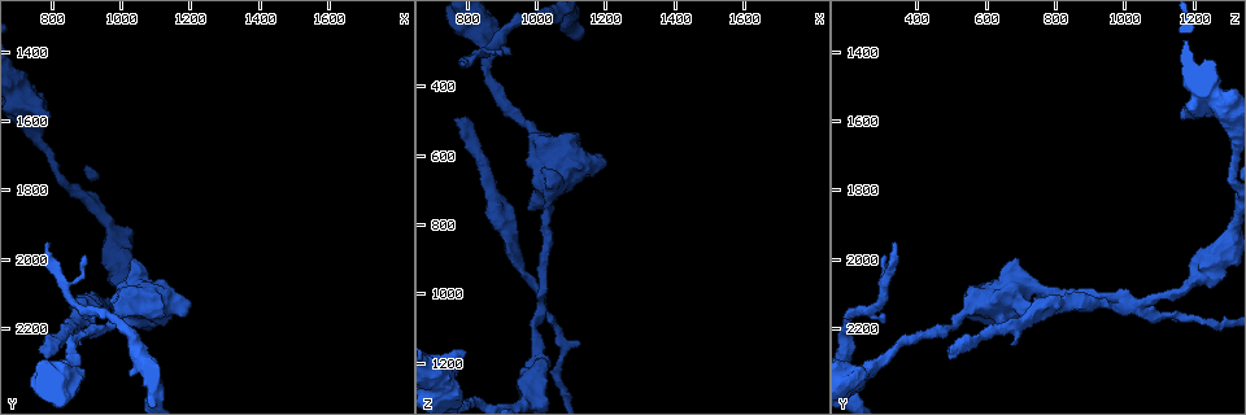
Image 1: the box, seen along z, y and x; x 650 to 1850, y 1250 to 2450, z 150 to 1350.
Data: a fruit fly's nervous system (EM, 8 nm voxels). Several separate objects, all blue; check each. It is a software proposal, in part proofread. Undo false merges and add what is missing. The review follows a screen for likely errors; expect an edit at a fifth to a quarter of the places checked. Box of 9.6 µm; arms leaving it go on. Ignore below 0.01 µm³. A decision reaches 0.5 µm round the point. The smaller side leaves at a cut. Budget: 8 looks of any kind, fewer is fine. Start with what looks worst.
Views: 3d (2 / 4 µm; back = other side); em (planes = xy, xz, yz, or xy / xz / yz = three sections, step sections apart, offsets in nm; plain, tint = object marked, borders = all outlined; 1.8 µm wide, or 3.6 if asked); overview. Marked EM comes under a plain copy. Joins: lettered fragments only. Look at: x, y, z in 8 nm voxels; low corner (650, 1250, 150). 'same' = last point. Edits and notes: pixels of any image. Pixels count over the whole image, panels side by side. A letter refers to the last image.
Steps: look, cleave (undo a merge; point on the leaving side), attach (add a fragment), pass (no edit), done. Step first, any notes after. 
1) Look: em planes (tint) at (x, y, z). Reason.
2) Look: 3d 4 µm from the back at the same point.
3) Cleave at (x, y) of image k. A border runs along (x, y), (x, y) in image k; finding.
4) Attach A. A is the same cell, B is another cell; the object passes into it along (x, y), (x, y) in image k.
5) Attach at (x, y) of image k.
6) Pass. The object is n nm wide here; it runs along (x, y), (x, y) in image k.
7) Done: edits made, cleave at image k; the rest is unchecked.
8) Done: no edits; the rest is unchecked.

Look: 3d 4 µm at (1020, 2110, 1000). Sharp bend.

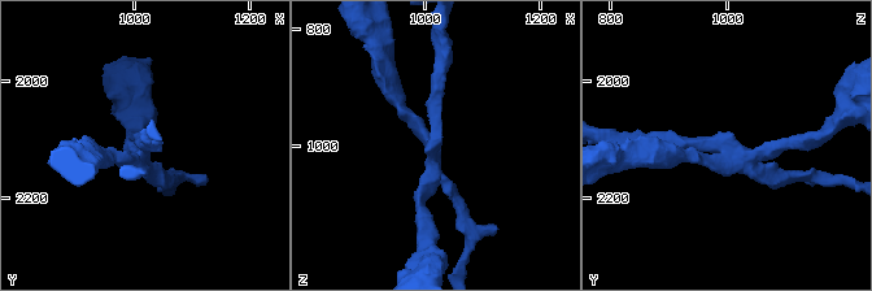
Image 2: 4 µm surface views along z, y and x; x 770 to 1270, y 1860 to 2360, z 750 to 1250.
Look: em xy step 8 (tint) at (1020, 2110, 995). Shape alone is not enough.

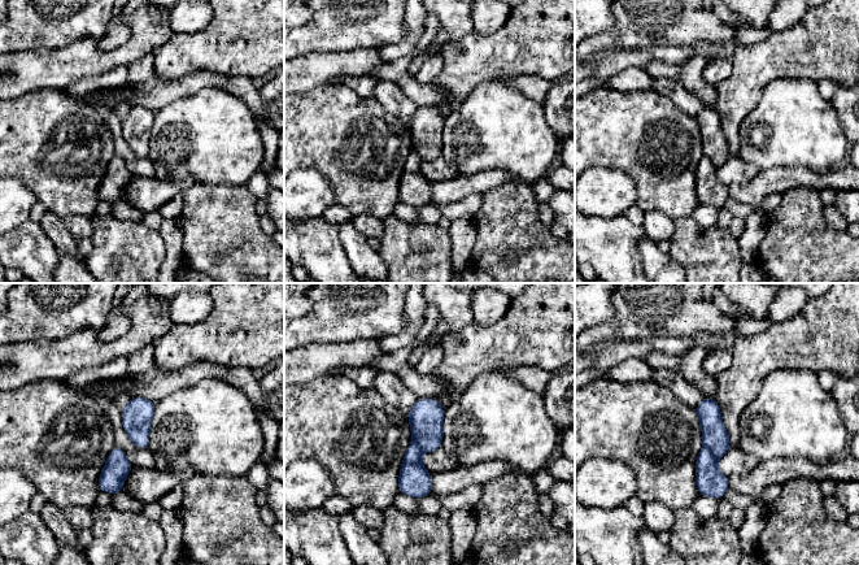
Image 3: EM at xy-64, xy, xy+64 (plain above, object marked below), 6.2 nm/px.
Look: em planes (borders) at the same point. Cut it another way.

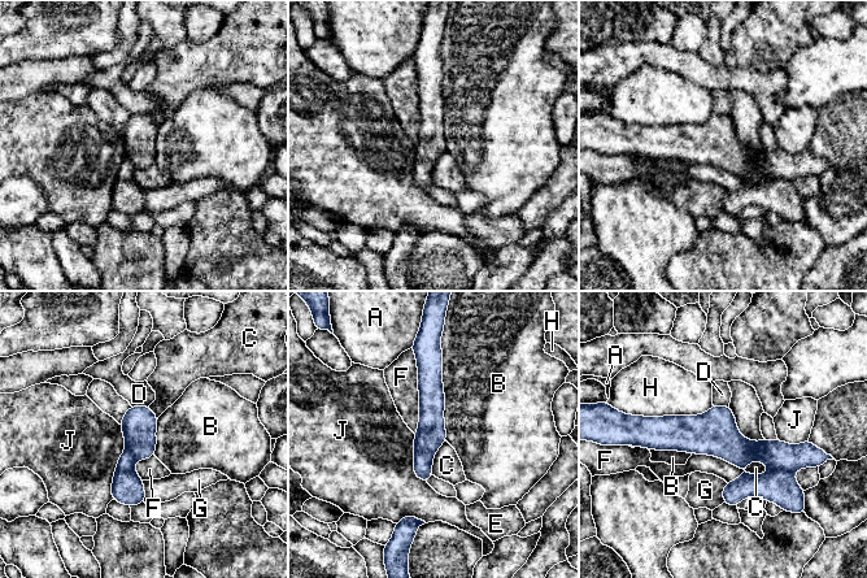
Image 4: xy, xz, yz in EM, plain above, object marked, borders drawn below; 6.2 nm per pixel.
Cleave at (779, 486) of image 4. The object is 180 nm wide here; the longest contact is with B, 600 nm; A, B, C, D, E, F, G, H and J are other cells; two neurons meet here.

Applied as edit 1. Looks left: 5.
Look: overview. Redraw.

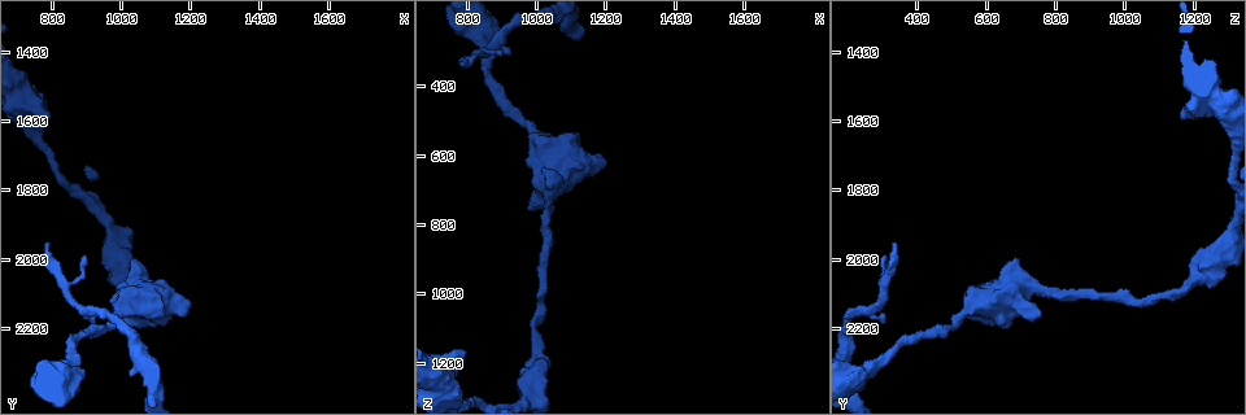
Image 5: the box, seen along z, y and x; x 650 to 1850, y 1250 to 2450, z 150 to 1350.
Look: em planes (borders) at (790, 1960, 340). An open end.

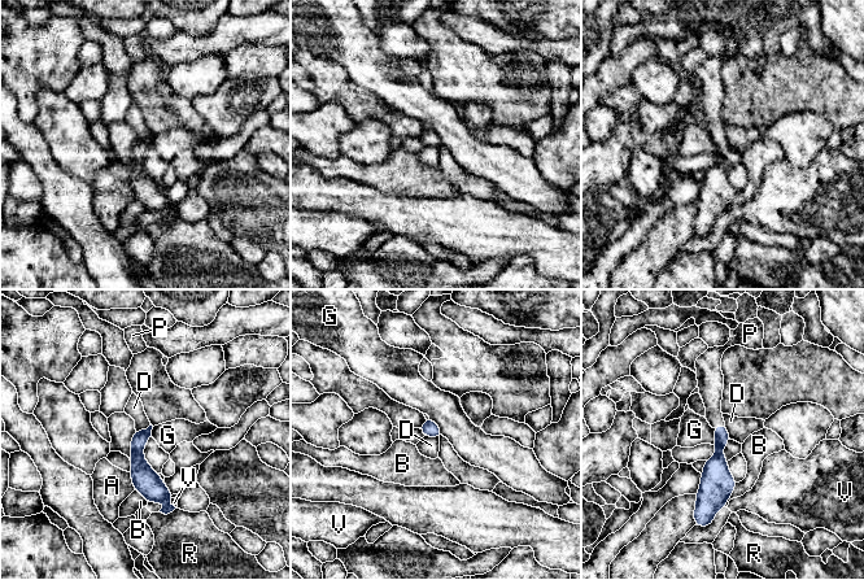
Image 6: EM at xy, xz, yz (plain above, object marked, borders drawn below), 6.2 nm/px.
Attach P. P is the same cell, A, B, D, G, R and V are other cells; the object passes into it along (716, 466), (718, 426), (711, 387) in image 6; it goes on there.

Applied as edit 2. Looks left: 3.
Done: edits made, cleave at image 4, attach at image 6; the rest is unchecked.

